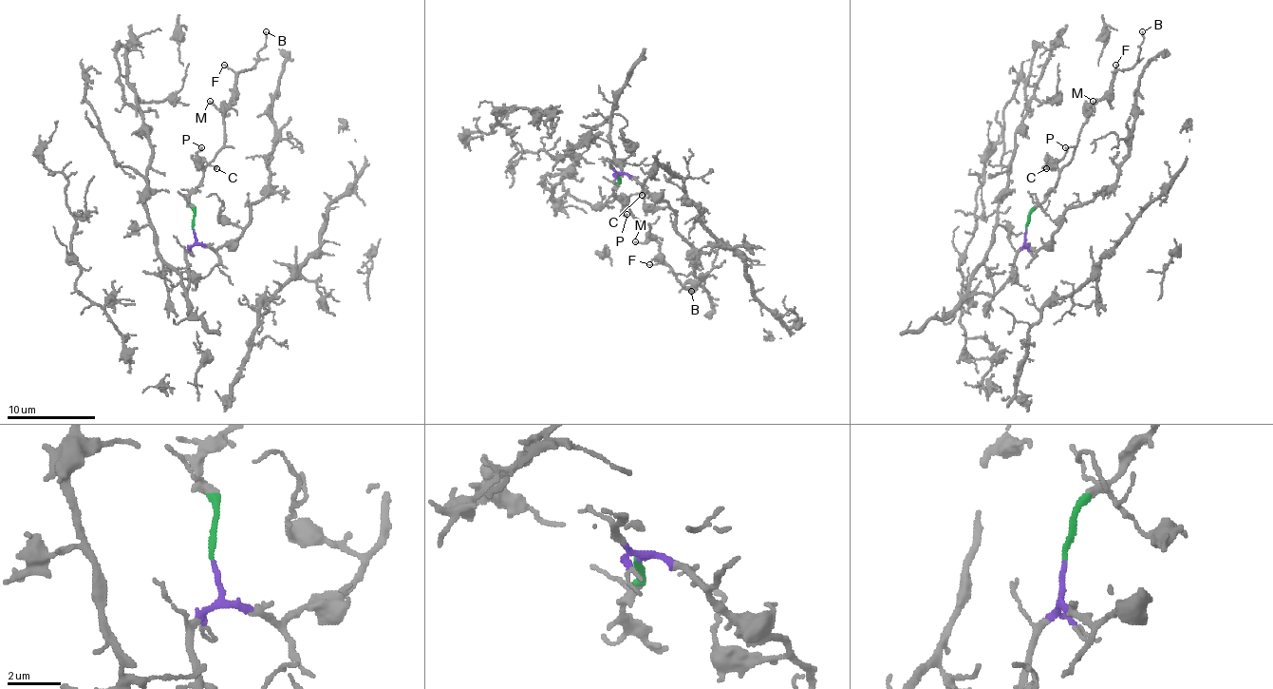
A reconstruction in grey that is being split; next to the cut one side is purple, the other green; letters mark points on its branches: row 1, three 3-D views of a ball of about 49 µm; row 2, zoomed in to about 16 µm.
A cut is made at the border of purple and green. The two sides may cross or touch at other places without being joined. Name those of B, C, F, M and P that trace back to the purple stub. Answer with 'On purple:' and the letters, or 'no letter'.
On purple: no letter

